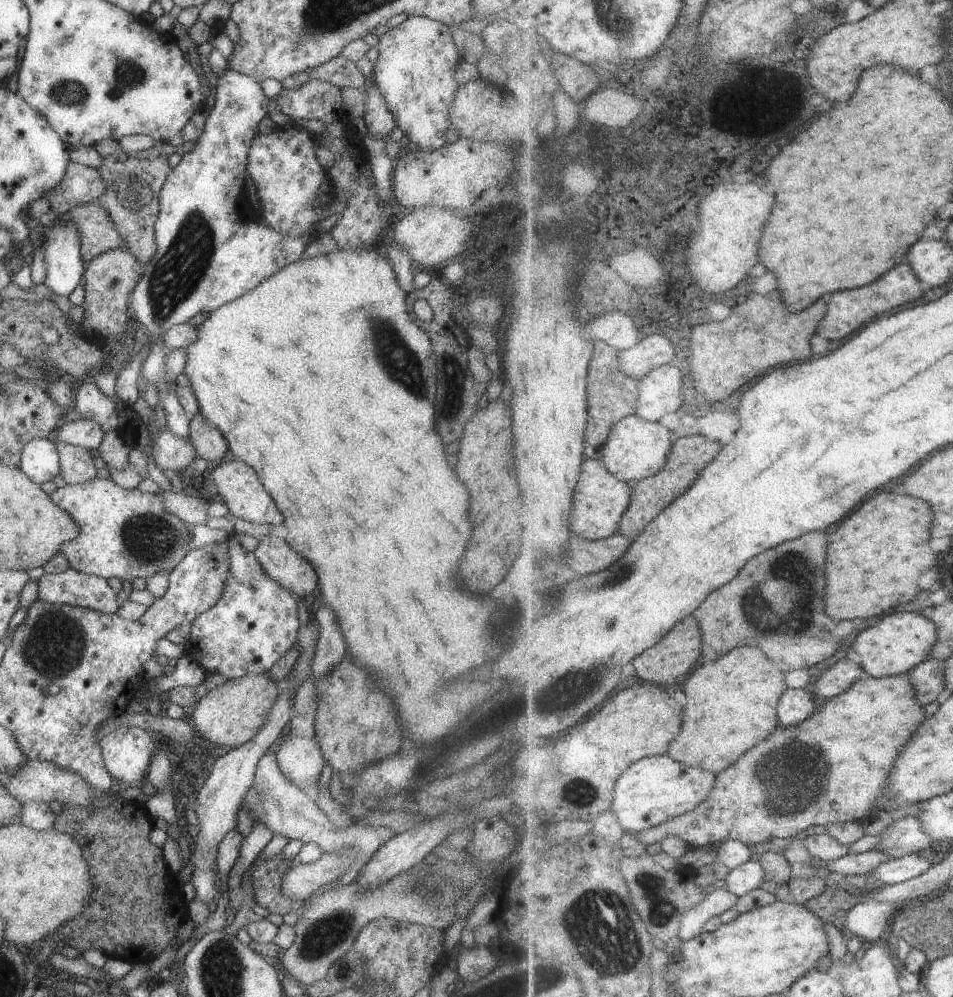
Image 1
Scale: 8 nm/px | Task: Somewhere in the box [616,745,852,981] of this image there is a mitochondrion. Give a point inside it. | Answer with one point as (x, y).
(651, 887)

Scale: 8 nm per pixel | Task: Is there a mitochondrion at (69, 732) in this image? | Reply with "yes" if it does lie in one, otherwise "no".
no

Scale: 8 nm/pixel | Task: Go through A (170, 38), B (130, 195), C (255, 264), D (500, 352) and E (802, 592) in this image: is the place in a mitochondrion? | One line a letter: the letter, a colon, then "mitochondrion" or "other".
A: other
B: mitochondrion
C: other
D: other
E: mitochondrion

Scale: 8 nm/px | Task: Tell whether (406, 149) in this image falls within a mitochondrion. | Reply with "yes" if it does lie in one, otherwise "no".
no

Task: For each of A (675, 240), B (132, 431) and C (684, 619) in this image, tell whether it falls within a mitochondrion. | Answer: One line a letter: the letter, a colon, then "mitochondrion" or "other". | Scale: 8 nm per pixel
A: other
B: other
C: other

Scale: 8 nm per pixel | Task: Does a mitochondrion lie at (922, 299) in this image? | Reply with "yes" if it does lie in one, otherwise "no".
no

